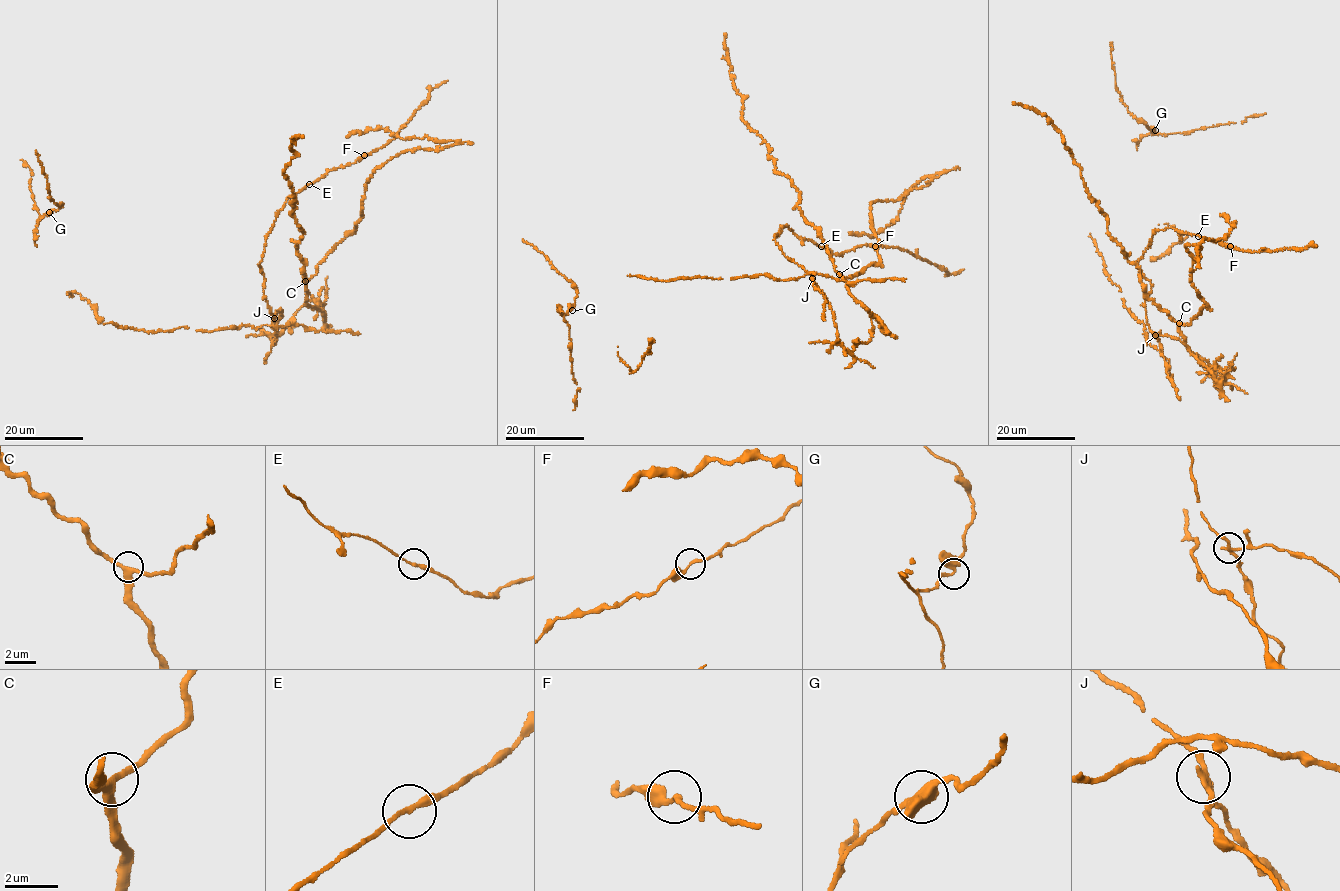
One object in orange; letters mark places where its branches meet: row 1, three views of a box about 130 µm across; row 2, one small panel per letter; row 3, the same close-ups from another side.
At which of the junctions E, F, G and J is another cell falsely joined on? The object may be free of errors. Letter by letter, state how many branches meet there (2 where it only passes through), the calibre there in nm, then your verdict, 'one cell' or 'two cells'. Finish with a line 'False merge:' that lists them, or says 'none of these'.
E: branches 2; calibre 190 nm; one cell
F: branches 2; calibre 190 nm; one cell
G: branches 3; calibre 280 nm; one cell
J: branches 3; calibre 180 nm; two cells
False merge: J

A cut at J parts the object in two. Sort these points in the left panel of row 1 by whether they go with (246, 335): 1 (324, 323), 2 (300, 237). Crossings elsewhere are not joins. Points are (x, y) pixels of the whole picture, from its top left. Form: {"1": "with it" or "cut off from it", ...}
{"1": "with it", "2": "with it"}

